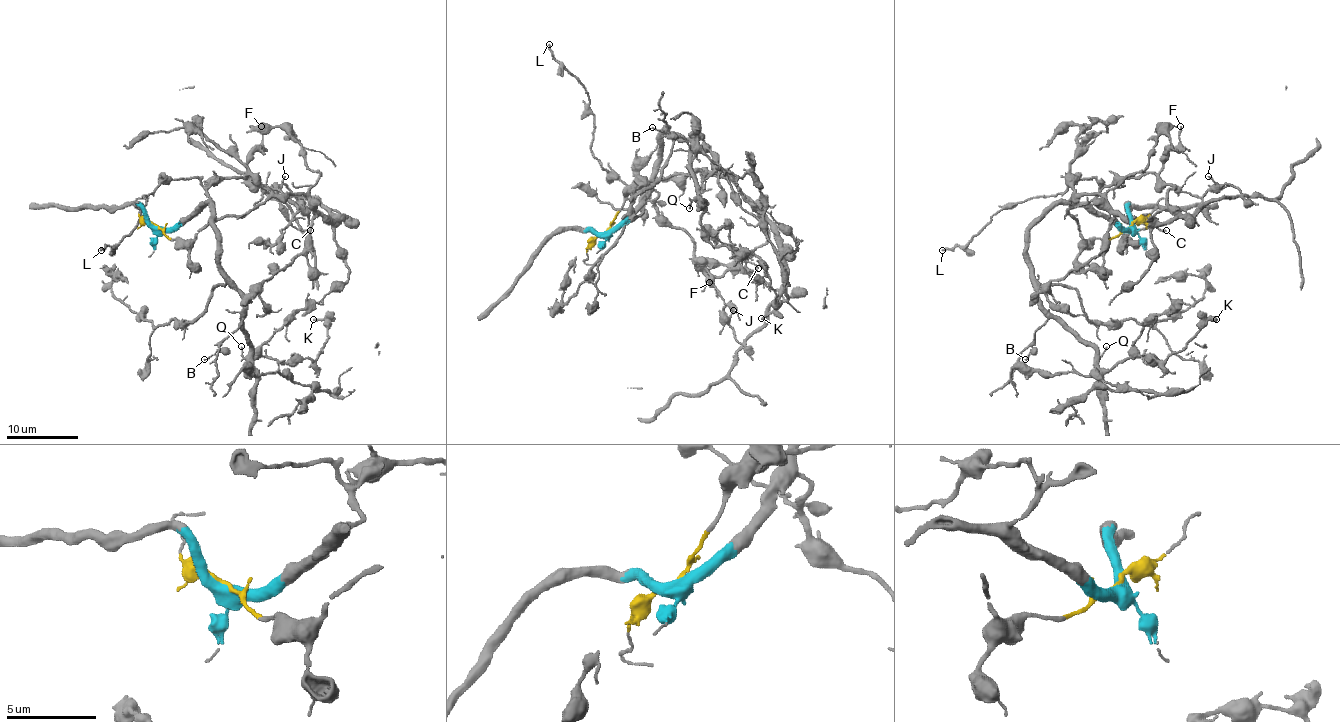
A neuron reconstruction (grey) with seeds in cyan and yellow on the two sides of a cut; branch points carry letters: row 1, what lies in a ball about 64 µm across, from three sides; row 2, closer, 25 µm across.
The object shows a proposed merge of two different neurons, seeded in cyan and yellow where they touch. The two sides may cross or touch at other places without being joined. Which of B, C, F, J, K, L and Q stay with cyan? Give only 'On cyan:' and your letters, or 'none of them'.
On cyan: B, C, F, J, K, L, Q

